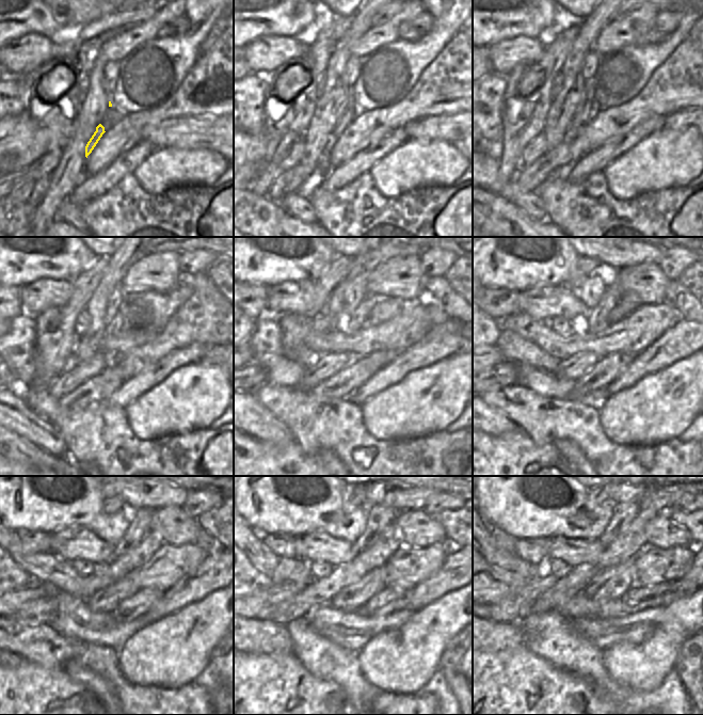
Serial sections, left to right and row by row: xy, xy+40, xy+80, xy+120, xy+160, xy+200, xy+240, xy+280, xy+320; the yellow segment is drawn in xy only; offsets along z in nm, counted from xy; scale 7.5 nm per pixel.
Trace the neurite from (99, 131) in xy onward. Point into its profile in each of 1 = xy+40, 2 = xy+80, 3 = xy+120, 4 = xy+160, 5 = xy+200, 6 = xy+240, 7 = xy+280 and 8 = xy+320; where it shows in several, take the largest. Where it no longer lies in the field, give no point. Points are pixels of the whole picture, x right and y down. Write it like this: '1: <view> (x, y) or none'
1: xy+40 (350, 110)
2: xy+80 (589, 108)
3: xy+120 (113, 327)
4: xy+160 (356, 320)
5: xy+200 (593, 322)
6: xy+240 (139, 522)
7: xy+280 (380, 517)
8: xy+320 (623, 513)

